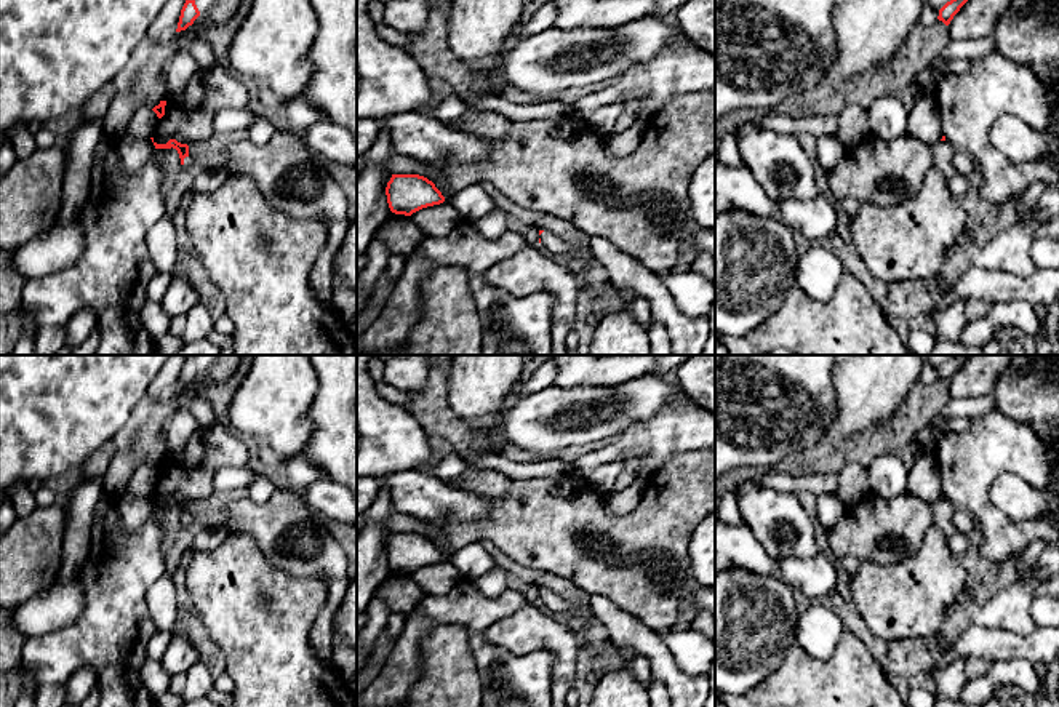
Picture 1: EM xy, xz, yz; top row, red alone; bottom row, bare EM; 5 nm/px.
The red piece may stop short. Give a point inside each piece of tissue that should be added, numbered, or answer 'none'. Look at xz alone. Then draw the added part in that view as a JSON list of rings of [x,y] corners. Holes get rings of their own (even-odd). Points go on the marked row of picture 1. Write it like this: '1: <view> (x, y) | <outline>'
1: xz (595, 279) | [[[542,232],[539,235],[541,246],[552,254],[568,256],[573,259],[584,258],[585,264],[581,270],[582,278],[582,290],[590,298],[600,296],[609,285],[609,275],[605,266],[597,261],[593,256],[582,256],[581,253],[574,251],[563,238],[552,235],[550,232]]]

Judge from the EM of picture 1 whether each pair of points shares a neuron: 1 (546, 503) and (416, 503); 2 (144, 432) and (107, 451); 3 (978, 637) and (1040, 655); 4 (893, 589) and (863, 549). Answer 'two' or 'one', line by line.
1: two
2: two
3: one
4: two

